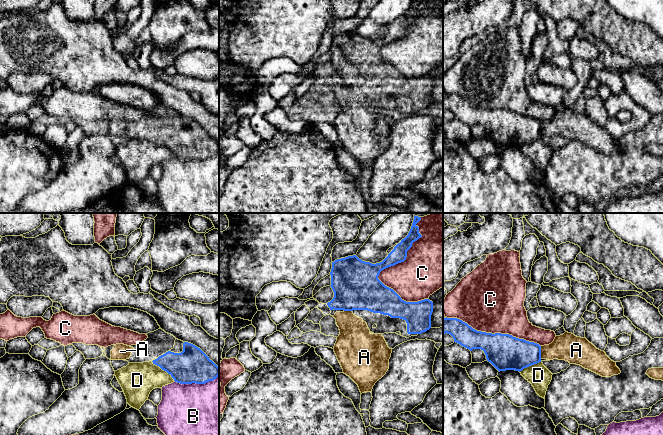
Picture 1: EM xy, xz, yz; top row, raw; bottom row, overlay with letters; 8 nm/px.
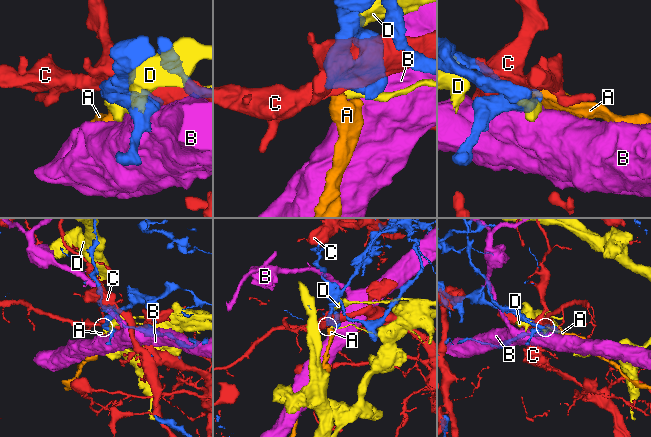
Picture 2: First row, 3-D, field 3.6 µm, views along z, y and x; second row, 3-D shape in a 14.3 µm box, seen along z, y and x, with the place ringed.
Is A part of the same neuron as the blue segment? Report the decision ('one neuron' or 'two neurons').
one neuron

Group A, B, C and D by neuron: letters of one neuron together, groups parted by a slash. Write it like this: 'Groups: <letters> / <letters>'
Groups: A / B / C / D

